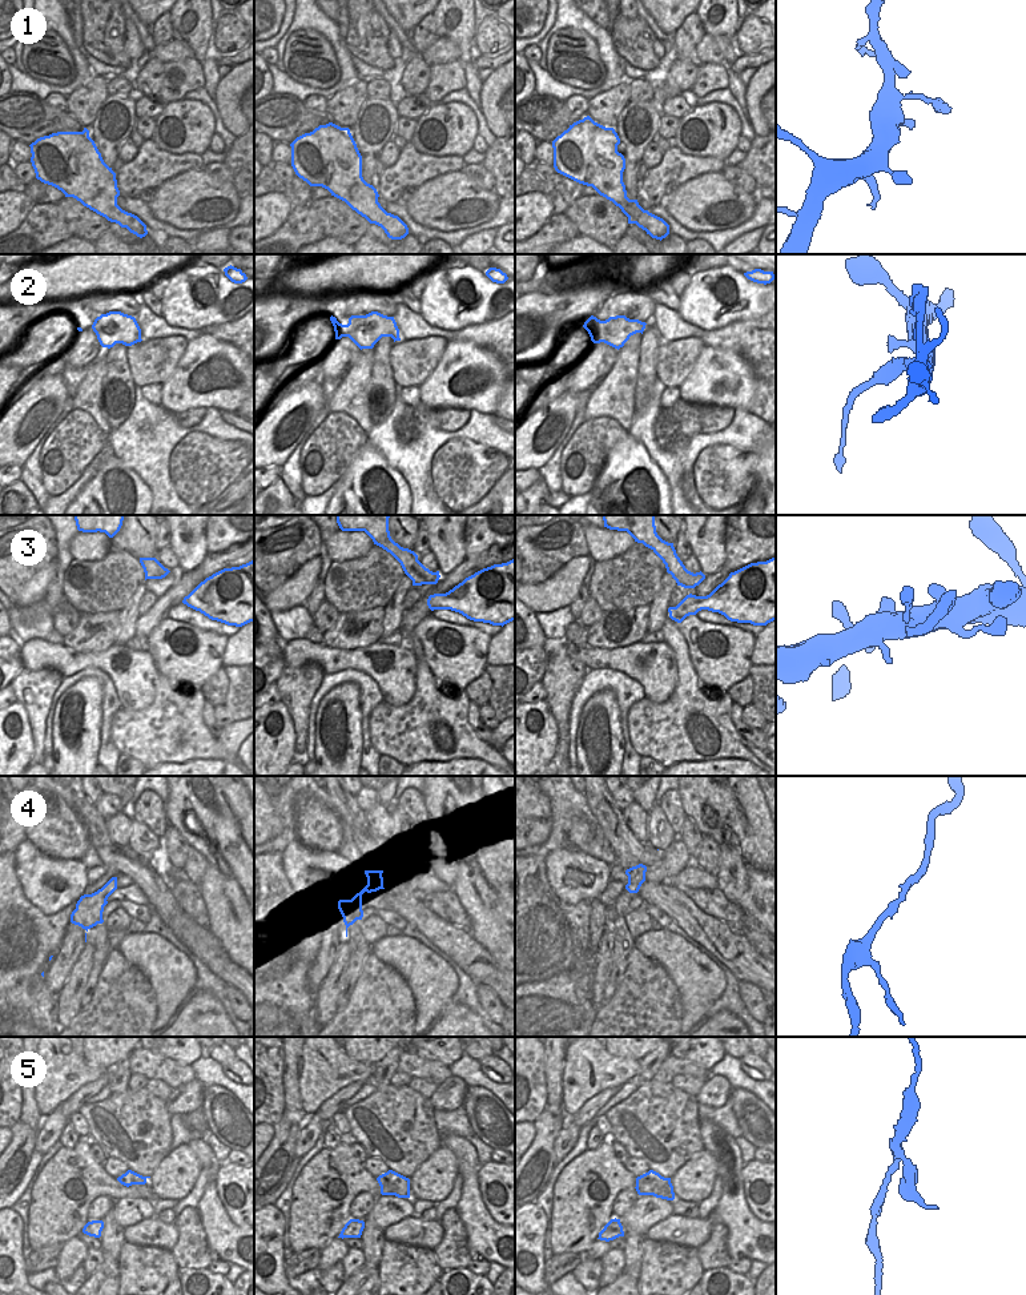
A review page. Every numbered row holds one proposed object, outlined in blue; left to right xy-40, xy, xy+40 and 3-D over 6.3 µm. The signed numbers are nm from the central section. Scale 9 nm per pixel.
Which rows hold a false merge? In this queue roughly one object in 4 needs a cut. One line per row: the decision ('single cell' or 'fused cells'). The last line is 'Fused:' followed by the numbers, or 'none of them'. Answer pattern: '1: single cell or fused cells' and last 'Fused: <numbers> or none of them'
1: single cell
2: single cell
3: single cell
4: single cell
5: single cell
Fused: none of them

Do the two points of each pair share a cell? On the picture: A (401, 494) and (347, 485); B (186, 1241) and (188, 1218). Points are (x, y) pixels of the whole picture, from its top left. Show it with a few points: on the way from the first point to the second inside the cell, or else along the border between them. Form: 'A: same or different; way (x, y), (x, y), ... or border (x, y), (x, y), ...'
A: same; way (393, 478), (379, 465), (363, 473)
B: same; way (188, 1235), (188, 1223)

